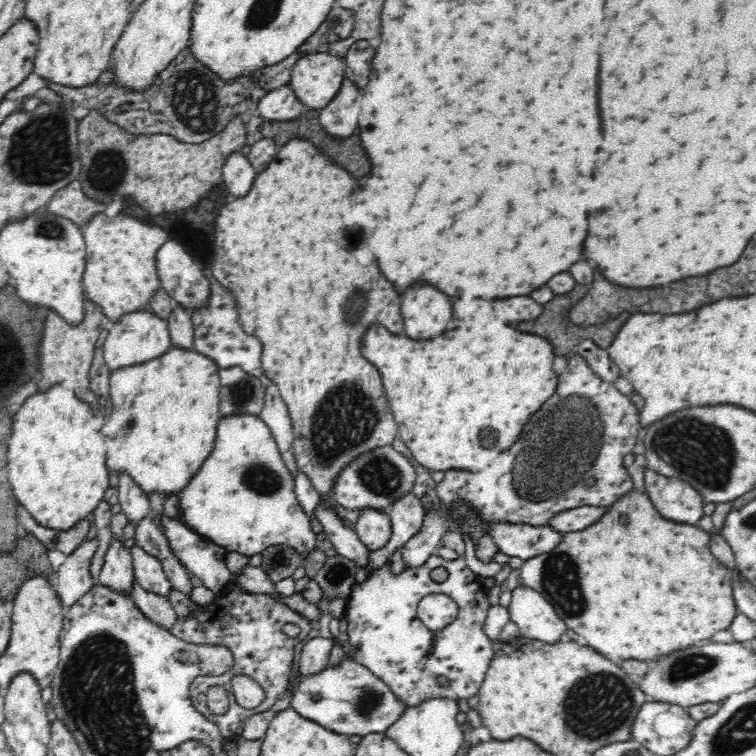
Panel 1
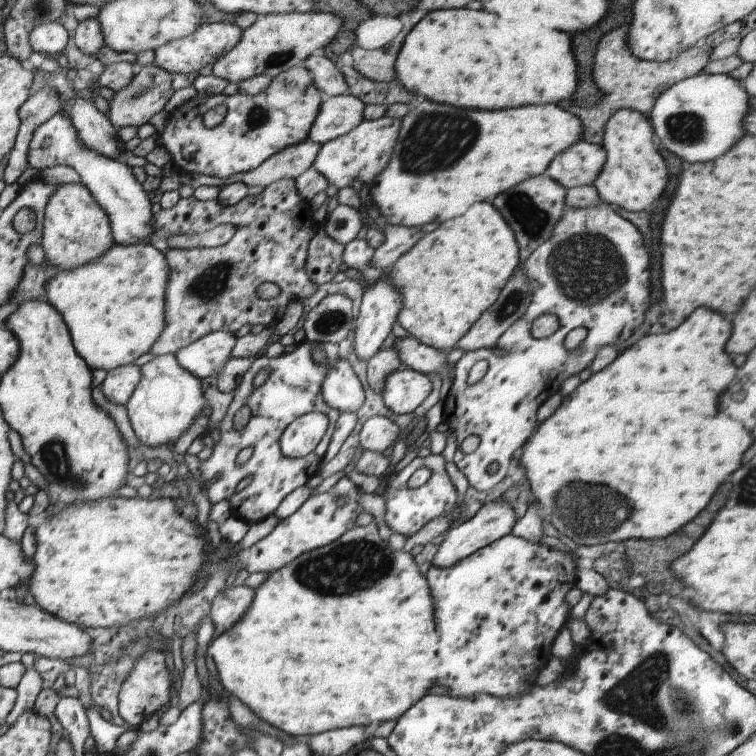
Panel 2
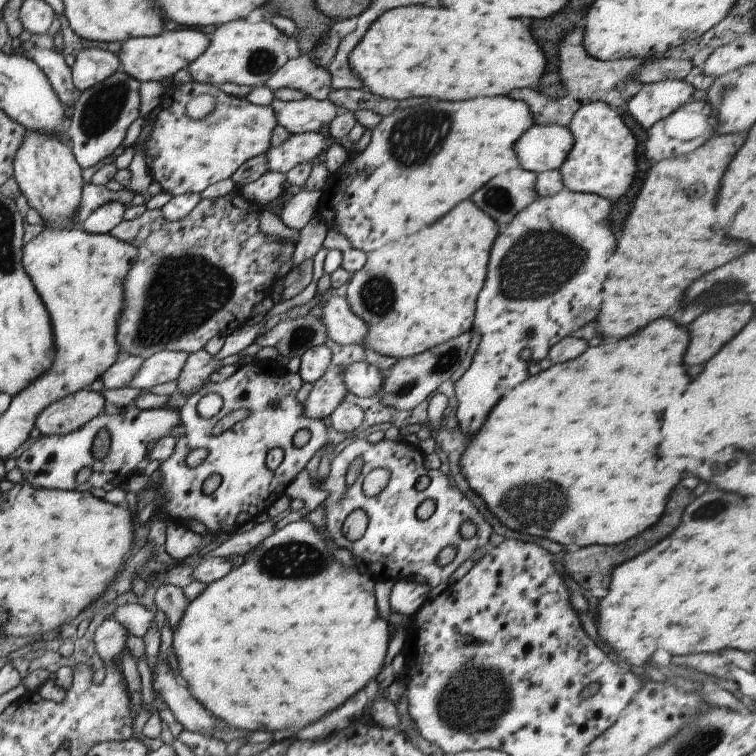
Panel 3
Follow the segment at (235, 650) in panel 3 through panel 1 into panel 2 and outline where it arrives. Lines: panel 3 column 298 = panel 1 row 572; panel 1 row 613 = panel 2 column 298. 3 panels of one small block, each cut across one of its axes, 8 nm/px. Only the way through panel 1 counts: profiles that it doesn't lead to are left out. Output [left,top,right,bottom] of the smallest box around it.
[207,522,443,738]

